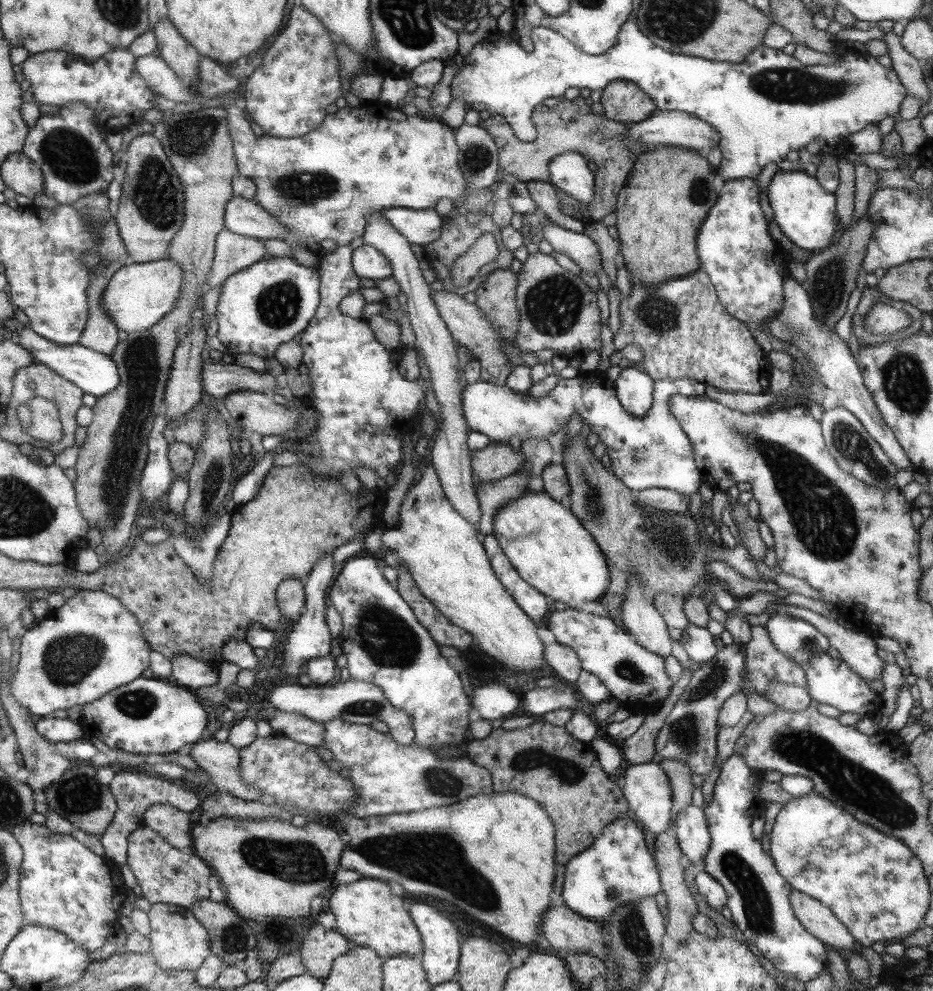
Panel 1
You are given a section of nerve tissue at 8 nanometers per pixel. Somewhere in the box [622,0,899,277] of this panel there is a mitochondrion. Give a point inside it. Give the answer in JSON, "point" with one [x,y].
{"point":[778,84]}

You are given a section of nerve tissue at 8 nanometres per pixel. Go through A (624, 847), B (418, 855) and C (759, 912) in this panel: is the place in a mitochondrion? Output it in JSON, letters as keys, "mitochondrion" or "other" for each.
{"A":"other","B":"mitochondrion","C":"mitochondrion"}

